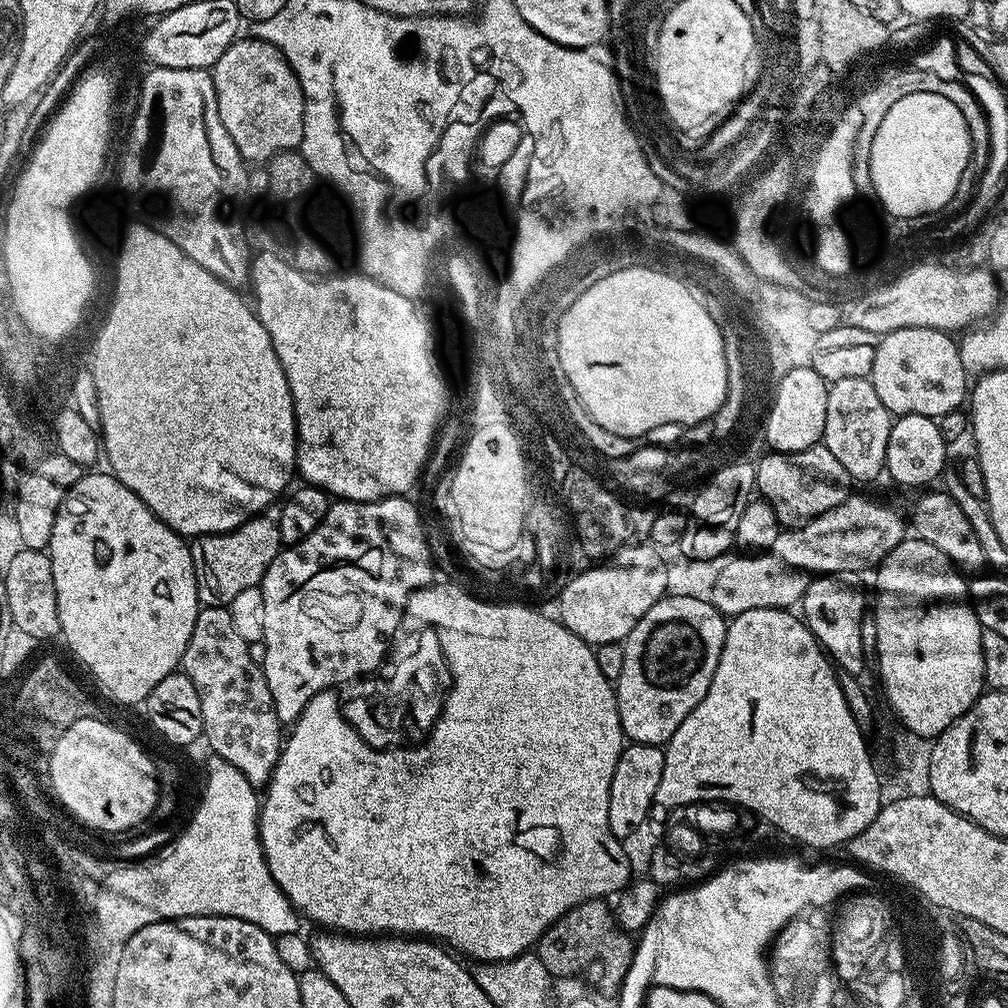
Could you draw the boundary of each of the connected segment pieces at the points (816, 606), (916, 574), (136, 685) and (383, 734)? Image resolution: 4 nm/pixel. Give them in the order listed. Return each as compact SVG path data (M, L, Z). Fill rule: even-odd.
M844 574L815 577L804 591L802 619L808 625L808 629L816 635L821 648L828 653L841 673L849 672L852 676L860 676L864 672L864 659L866 659L860 631L866 605L864 605L863 590L852 580L855 579Z
M906 538L898 546L894 546L892 553L884 557L876 574L876 588L880 593L877 594L876 605L874 605L878 624L878 638L876 639L874 659L876 659L877 666L880 667L880 684L884 687L884 696L888 699L888 704L892 707L893 714L909 728L908 732L913 737L935 738L941 736L954 721L962 714L966 714L966 710L970 710L970 706L974 706L974 702L986 688L984 667L982 666L982 638L980 637L982 629L976 617L976 609L968 601L968 585L965 577L953 565L949 564L946 557L938 549L930 546L930 542L915 538Z
M92 472L81 475L78 483L64 496L63 502L54 522L54 534L50 538L46 549L52 557L54 566L54 586L58 598L58 618L62 640L68 643L68 648L92 671L92 676L117 700L120 704L136 704L147 701L148 696L162 682L162 678L181 667L186 650L186 642L190 642L190 634L194 630L196 616L201 610L200 595L196 592L196 571L192 561L191 547L185 537L172 531L167 524L163 524L155 514L122 481L115 476L104 472Z
M428 626L417 636L420 637L416 640L416 649L397 662L392 677L373 696L360 696L343 705L345 721L371 748L399 748L423 741L444 709L452 675L438 642L438 634L435 627Z

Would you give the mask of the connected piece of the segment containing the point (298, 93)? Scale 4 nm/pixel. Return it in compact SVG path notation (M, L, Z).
M237 38L210 69L214 82L214 105L218 107L219 117L222 118L227 133L234 138L244 161L264 166L280 152L299 149L304 137L304 95L290 62L286 62L278 46L265 40L244 39Z

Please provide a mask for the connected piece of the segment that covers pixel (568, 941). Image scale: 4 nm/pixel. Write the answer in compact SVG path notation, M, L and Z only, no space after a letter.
M601 898L574 906L553 922L534 945L534 951L551 977L585 976L596 987L595 995L600 998L619 995L636 950L633 937L616 923L608 903L607 899Z

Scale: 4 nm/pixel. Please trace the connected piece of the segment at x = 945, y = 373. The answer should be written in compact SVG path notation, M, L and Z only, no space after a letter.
M899 328L879 337L870 379L874 390L878 390L878 398L882 398L882 406L886 406L896 416L922 414L939 418L948 412L957 411L963 405L960 403L963 400L965 403L969 395L970 376L962 366L957 341L952 339L949 333L939 328Z

